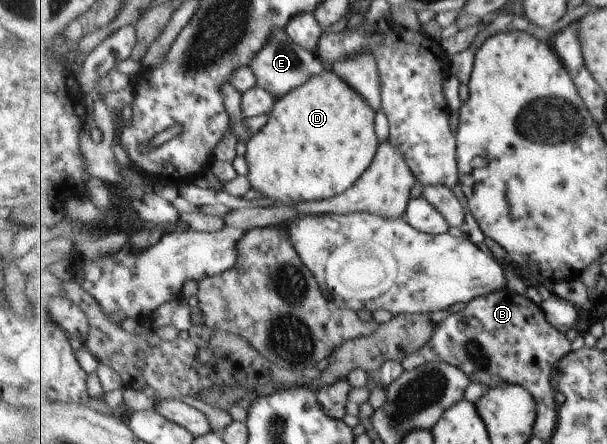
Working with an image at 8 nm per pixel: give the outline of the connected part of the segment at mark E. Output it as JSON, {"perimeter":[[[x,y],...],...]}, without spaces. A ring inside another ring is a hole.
{"perimeter":[[[281,29],[276,30],[270,36],[265,48],[258,52],[256,58],[250,62],[249,67],[252,68],[252,72],[256,75],[257,86],[265,88],[279,99],[307,84],[314,75],[326,73],[326,66],[322,62],[316,52],[312,53],[302,49],[292,41],[286,30]]]}

